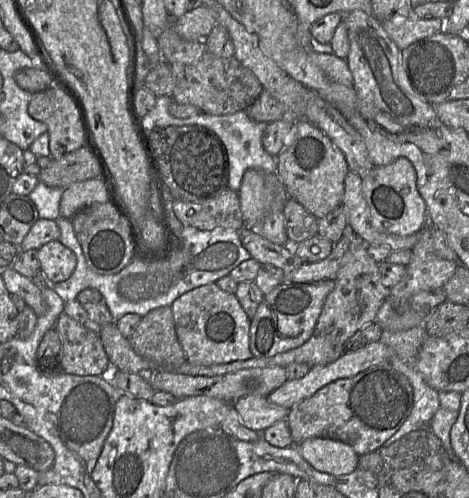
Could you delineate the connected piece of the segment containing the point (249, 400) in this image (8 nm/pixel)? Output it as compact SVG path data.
M245 396L233 402L242 424L254 431L263 432L280 420L286 420L290 409L273 404L266 396Z

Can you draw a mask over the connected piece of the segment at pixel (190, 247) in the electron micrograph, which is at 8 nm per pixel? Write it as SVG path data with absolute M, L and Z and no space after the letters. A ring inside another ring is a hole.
M59 216L55 221L60 229L59 241L76 256L76 268L70 278L52 285L51 288L65 304L76 300L77 295L86 288L97 289L103 295L103 301L114 322L128 313L143 317L153 309L163 306L171 307L172 303L184 293L209 283L215 283L218 279L227 276L240 263L252 258L241 243L239 230L216 228L207 231L184 226L178 236L180 245L168 259L156 262L132 259L119 273L101 275L88 267L71 219Z

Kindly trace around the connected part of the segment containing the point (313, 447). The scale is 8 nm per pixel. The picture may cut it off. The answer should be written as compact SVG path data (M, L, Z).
M329 438L307 439L297 446L303 458L316 470L344 475L358 467L359 455L348 444Z

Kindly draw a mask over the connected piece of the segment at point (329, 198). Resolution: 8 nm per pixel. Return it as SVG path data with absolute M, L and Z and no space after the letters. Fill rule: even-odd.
M306 119L295 122L294 137L276 156L277 175L290 198L296 200L317 219L338 207L344 194L344 180L349 168L344 154L314 124Z

